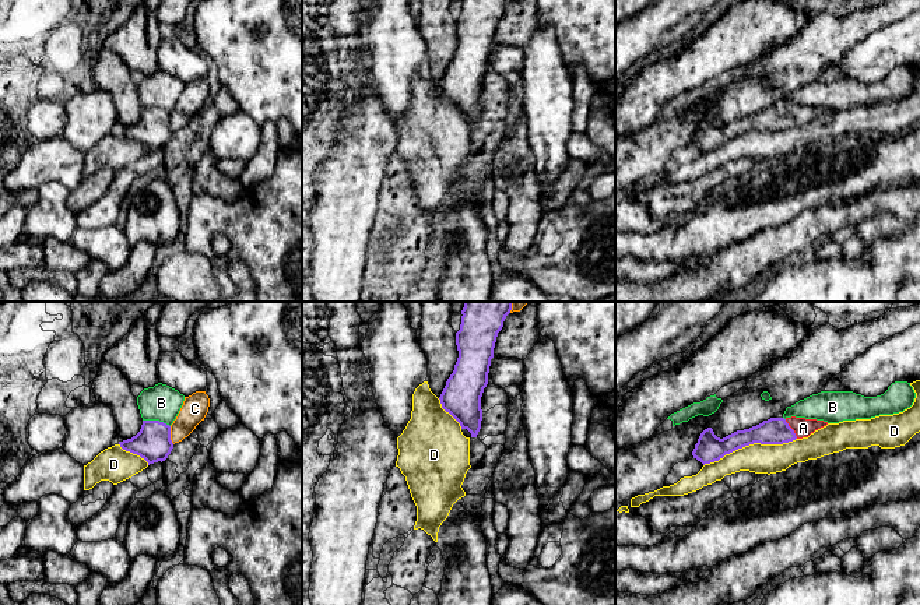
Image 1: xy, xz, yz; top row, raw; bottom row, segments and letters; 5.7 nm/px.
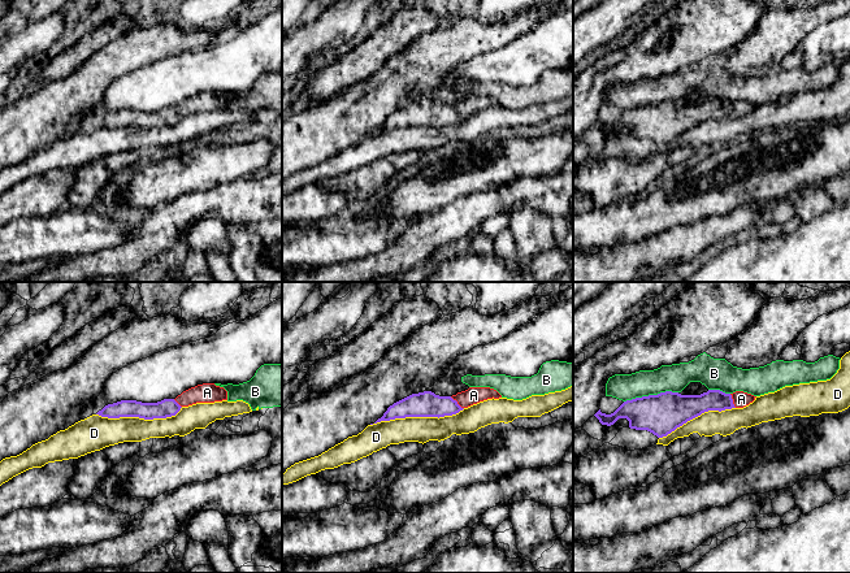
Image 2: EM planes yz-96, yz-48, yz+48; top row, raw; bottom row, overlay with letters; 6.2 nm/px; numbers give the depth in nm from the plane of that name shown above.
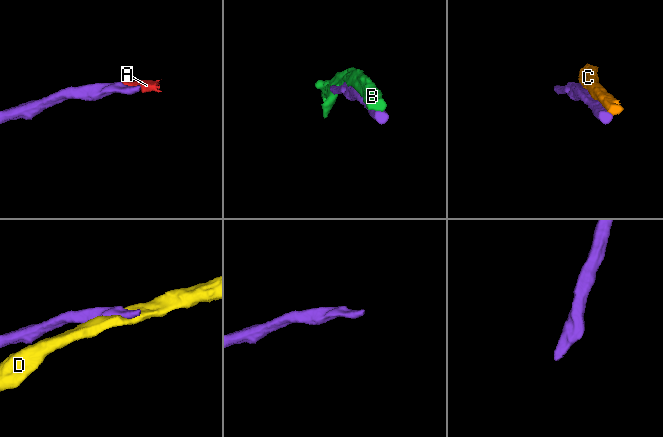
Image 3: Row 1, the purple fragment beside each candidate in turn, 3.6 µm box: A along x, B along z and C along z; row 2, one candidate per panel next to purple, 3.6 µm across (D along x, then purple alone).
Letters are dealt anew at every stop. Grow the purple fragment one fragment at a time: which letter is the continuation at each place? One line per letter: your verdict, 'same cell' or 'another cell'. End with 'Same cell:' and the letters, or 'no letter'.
A: same cell
B: another cell
C: another cell
D: another cell
Same cell: A

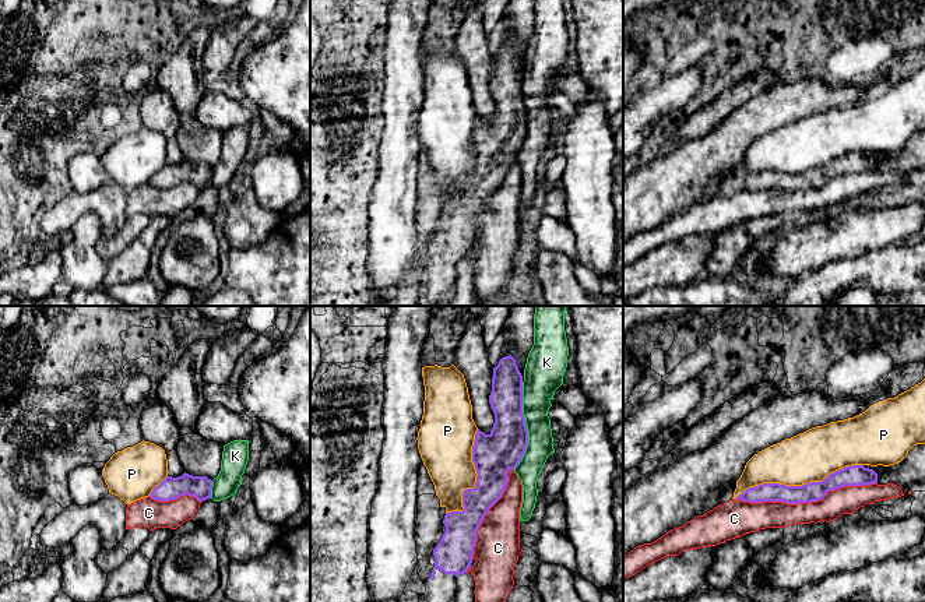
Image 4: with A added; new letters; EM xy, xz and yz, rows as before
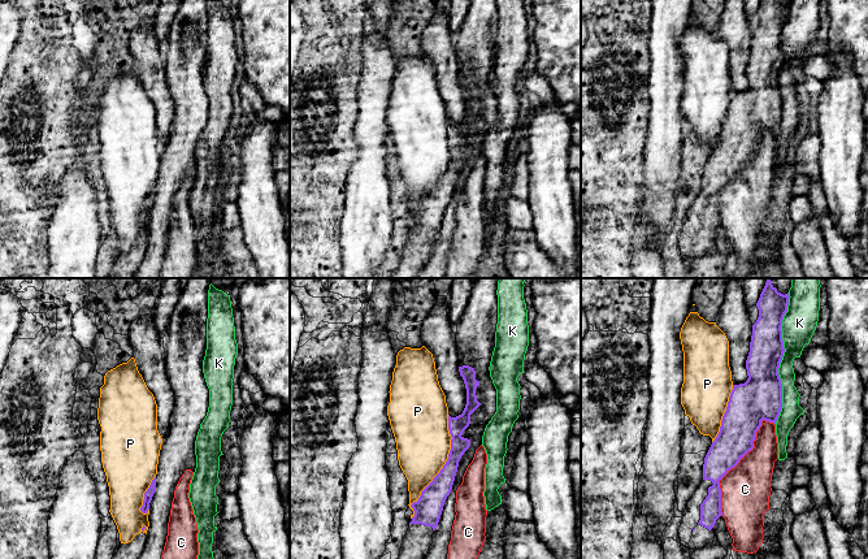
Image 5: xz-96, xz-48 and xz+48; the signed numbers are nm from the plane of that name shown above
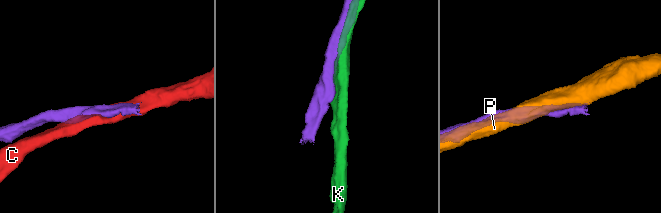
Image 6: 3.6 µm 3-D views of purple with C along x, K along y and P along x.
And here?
C: another cell
K: another cell
P: another cell
Same cell: no letter

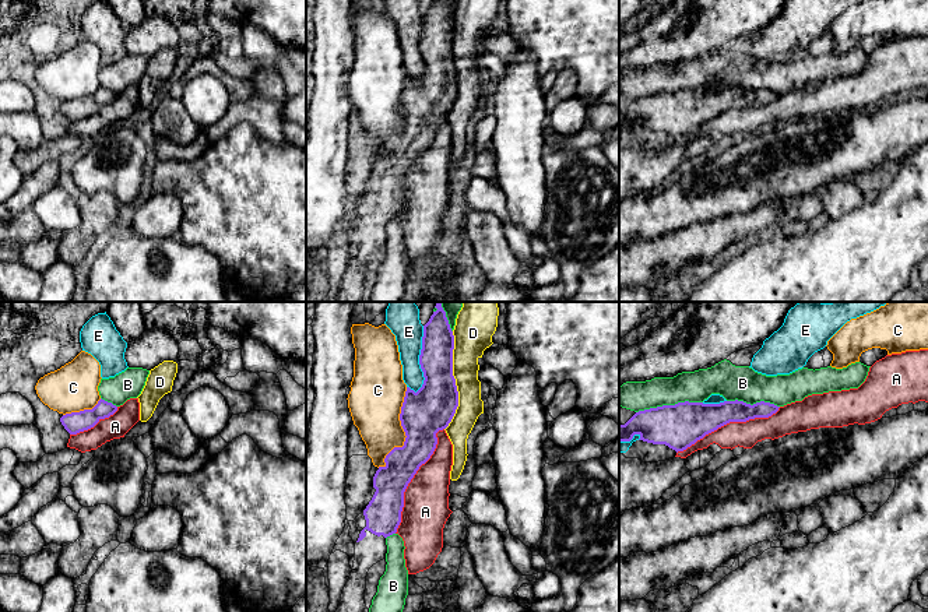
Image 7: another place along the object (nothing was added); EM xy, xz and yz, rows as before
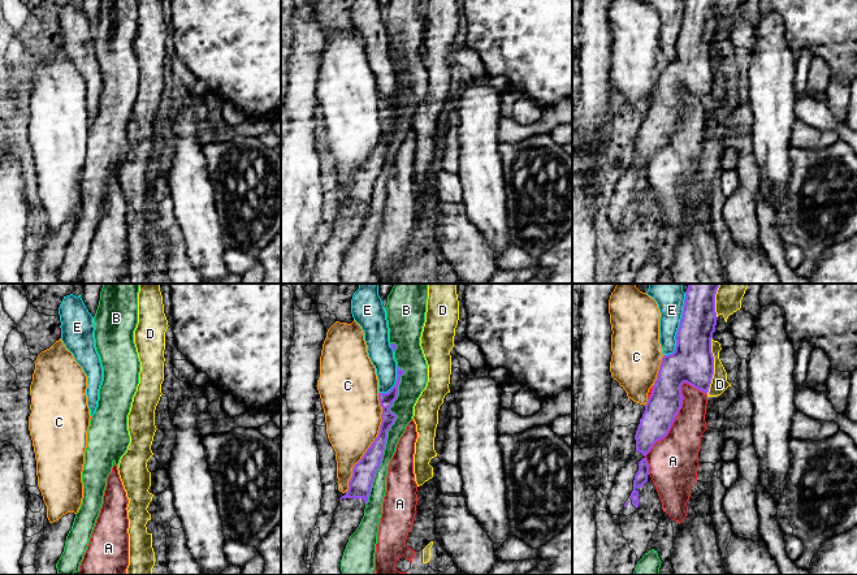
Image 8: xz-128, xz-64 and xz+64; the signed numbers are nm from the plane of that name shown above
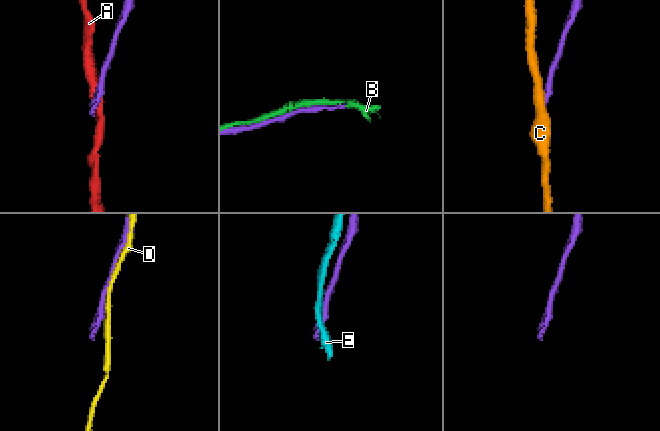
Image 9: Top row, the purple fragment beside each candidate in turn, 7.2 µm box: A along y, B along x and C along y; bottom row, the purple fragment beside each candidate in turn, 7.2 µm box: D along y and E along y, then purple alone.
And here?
A: another cell
B: another cell
C: another cell
D: another cell
E: another cell
Same cell: no letter

